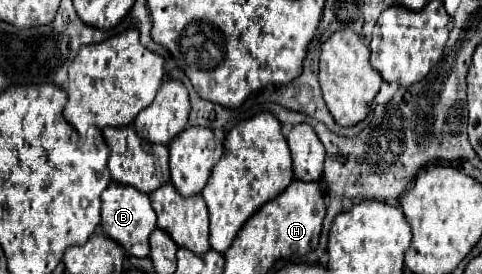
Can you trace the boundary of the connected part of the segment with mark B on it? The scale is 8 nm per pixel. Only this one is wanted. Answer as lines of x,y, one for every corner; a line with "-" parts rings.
112,182
101,194
101,226
104,234
112,240
116,240
130,256
146,258
150,254
148,236
156,230
156,212
148,200
148,194
132,188

